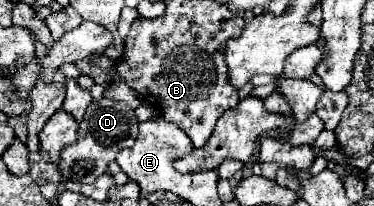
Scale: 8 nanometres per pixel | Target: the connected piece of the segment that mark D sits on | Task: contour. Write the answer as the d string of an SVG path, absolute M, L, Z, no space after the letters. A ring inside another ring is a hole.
M102 98L98 102L92 102L88 106L88 112L78 128L78 140L76 144L64 148L60 170L64 180L76 180L76 182L92 182L96 176L104 174L108 164L116 160L118 152L124 148L130 148L138 136L138 118L134 112L124 104L116 100Z

